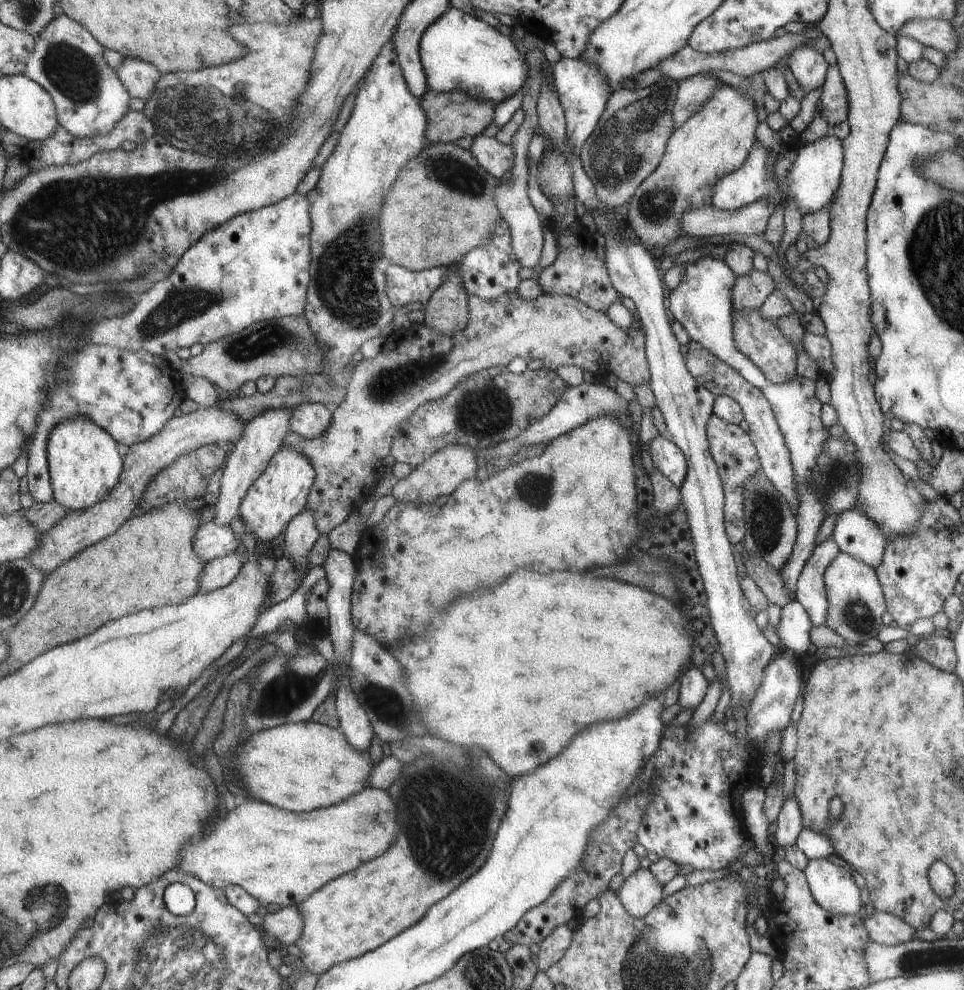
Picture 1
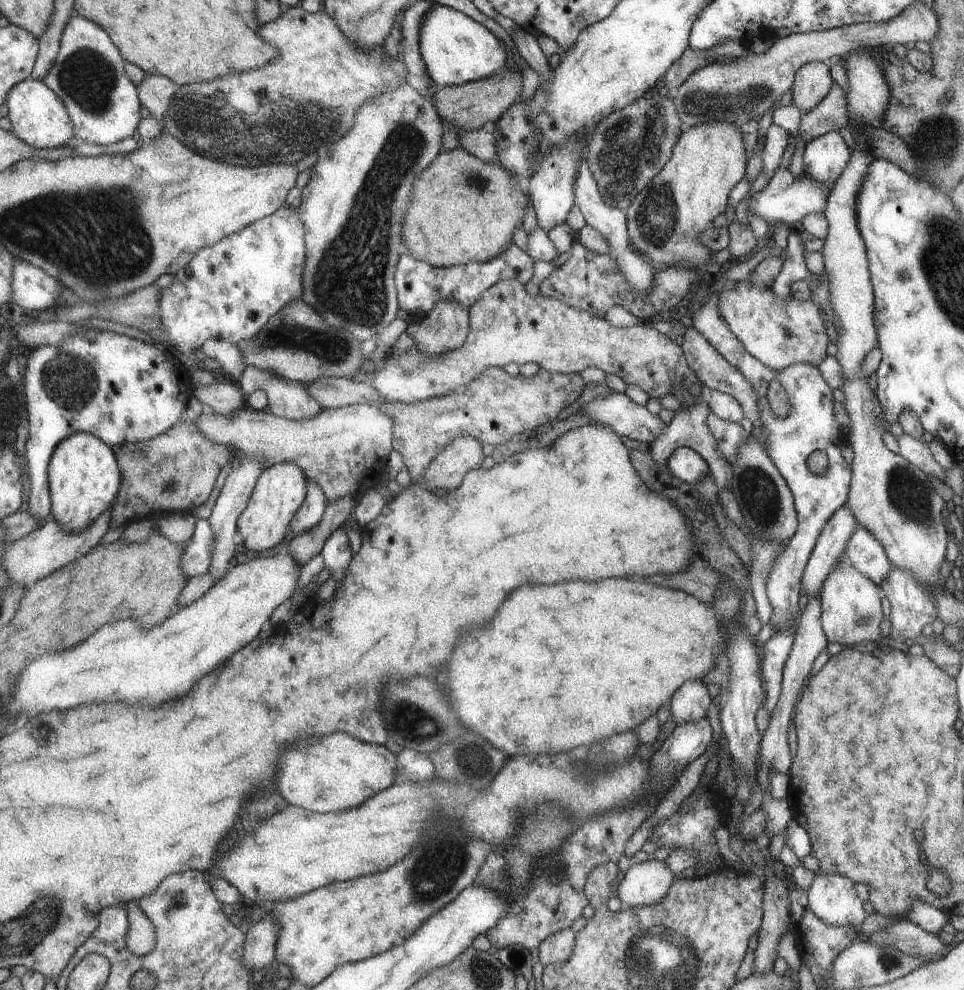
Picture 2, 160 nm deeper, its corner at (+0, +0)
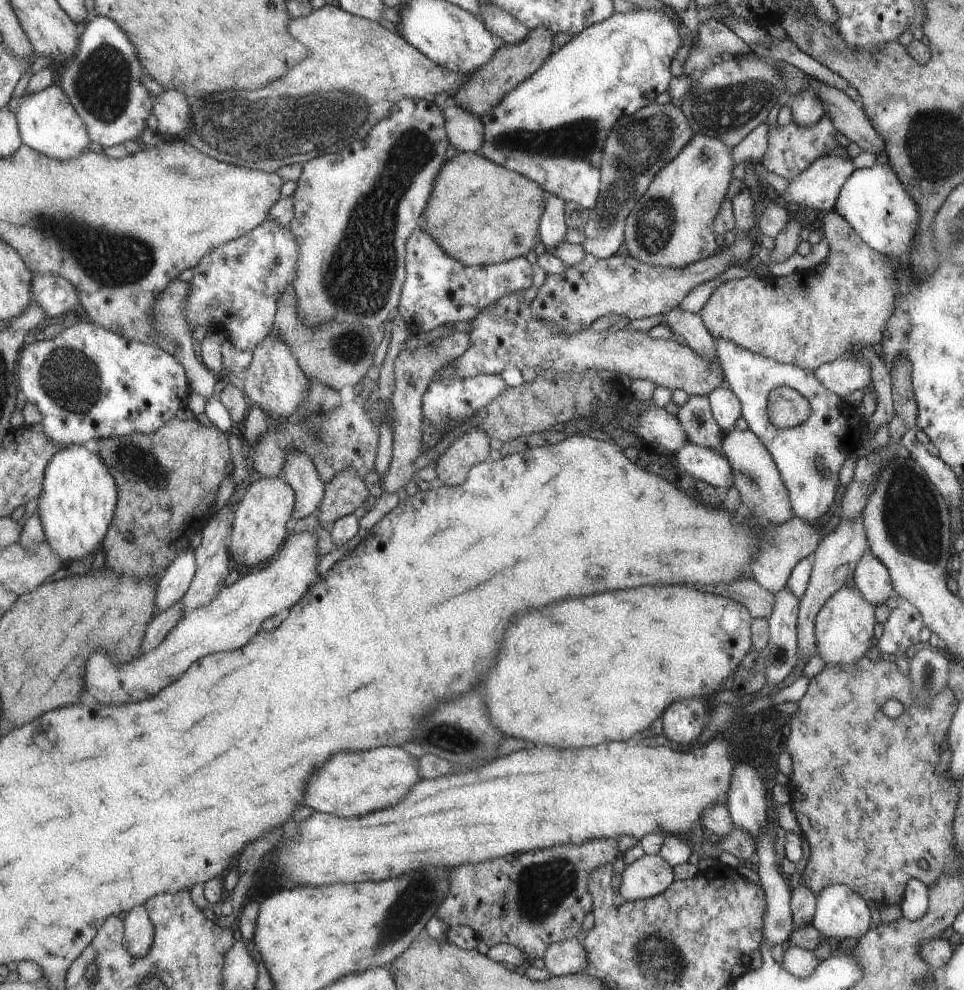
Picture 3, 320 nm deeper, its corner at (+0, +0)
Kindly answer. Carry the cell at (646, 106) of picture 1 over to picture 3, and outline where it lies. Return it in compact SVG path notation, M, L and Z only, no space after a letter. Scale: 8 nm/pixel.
M670 102L664 105L649 103L643 109L617 120L604 144L599 196L596 204L588 210L588 218L582 228L585 240L581 246L586 253L606 259L617 252L624 242L627 218L644 196L652 178L676 157L693 135L684 111Z

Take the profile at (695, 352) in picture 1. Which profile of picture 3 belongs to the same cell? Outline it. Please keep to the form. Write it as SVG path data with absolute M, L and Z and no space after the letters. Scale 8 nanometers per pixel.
M678 307L668 310L662 319L669 326L672 334L683 336L684 344L703 358L713 359L716 356L716 341L709 334L699 313L682 311Z

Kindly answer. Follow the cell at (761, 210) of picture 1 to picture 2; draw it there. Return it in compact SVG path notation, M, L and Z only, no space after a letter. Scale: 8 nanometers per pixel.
M776 168L765 187L752 194L748 213L761 216L769 225L783 224L795 228L805 215L824 212L831 189L832 186L826 187L823 183L818 183L807 175L803 175L803 172L795 177L787 169Z

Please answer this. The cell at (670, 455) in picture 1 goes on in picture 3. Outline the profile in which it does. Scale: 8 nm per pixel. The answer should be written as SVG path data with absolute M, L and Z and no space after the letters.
M685 443L674 452L681 470L694 480L707 482L713 488L729 488L732 486L733 474L725 455L709 447L700 447L693 443Z

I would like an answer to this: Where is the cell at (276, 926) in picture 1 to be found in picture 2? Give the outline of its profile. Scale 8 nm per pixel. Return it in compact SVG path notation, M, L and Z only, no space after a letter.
M270 912L244 934L244 967L252 972L261 970L274 960L276 947L276 921Z

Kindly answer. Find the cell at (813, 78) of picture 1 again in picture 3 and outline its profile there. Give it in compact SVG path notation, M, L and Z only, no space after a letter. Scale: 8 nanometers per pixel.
M807 88L801 89L791 96L789 101L793 124L802 127L813 126L823 115L824 110L814 92Z

